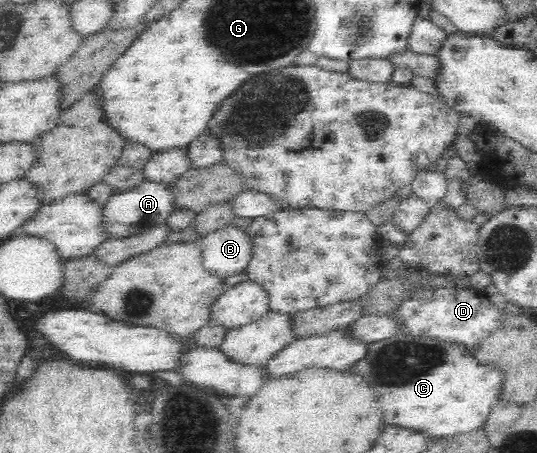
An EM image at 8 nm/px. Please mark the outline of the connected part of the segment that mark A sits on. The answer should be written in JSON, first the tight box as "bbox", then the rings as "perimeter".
{"bbox":[103,180,176,237],"perimeter":[[[146,180],[124,193],[112,194],[105,203],[103,213],[103,226],[107,237],[130,237],[167,221],[168,216],[176,210],[172,186],[172,183]]]}

